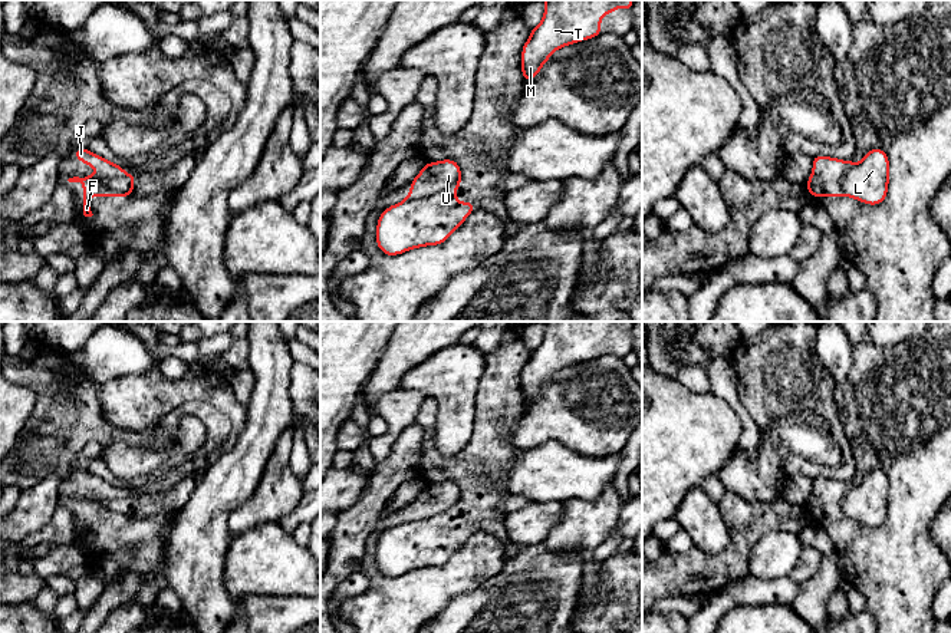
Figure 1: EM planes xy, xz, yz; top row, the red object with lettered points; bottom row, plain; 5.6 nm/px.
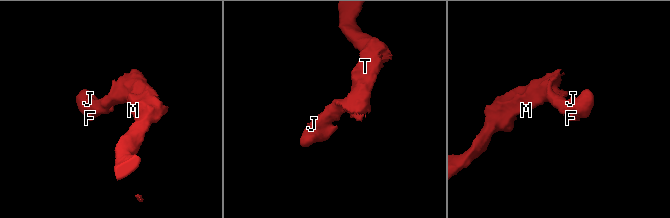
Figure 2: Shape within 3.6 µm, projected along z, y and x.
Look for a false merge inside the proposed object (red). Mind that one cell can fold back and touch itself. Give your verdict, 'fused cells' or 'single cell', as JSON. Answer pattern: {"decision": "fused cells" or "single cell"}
{"decision": "fused cells"}

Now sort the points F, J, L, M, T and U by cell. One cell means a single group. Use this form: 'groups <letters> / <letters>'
groups F J M T U / L

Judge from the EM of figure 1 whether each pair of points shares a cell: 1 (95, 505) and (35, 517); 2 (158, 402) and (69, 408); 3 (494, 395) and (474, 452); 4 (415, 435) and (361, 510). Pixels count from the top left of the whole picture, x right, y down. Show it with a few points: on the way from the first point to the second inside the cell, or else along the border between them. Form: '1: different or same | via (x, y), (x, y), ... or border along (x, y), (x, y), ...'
1: different | border along (66, 478), (61, 485), (58, 504)
2: different | border along (101, 385), (101, 405), (108, 422)
3: same | via (494, 409), (494, 421), (489, 438)
4: same | via (407, 454), (378, 491)

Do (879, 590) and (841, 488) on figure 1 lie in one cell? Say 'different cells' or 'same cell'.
same cell

